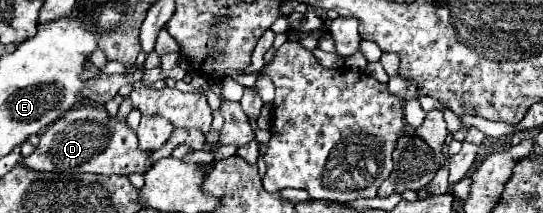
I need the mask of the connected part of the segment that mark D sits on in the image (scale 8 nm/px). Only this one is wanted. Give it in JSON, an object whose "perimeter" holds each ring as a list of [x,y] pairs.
{"perimeter":[[[80,106],[78,110],[70,110],[70,114],[64,114],[62,120],[54,122],[50,130],[46,130],[40,136],[38,148],[22,158],[22,166],[28,170],[38,172],[68,172],[68,174],[82,174],[82,172],[94,172],[94,174],[130,174],[130,172],[146,172],[150,168],[148,164],[150,152],[138,150],[136,134],[126,126],[124,120],[116,120],[114,116],[108,116],[106,110],[96,106]]]}

